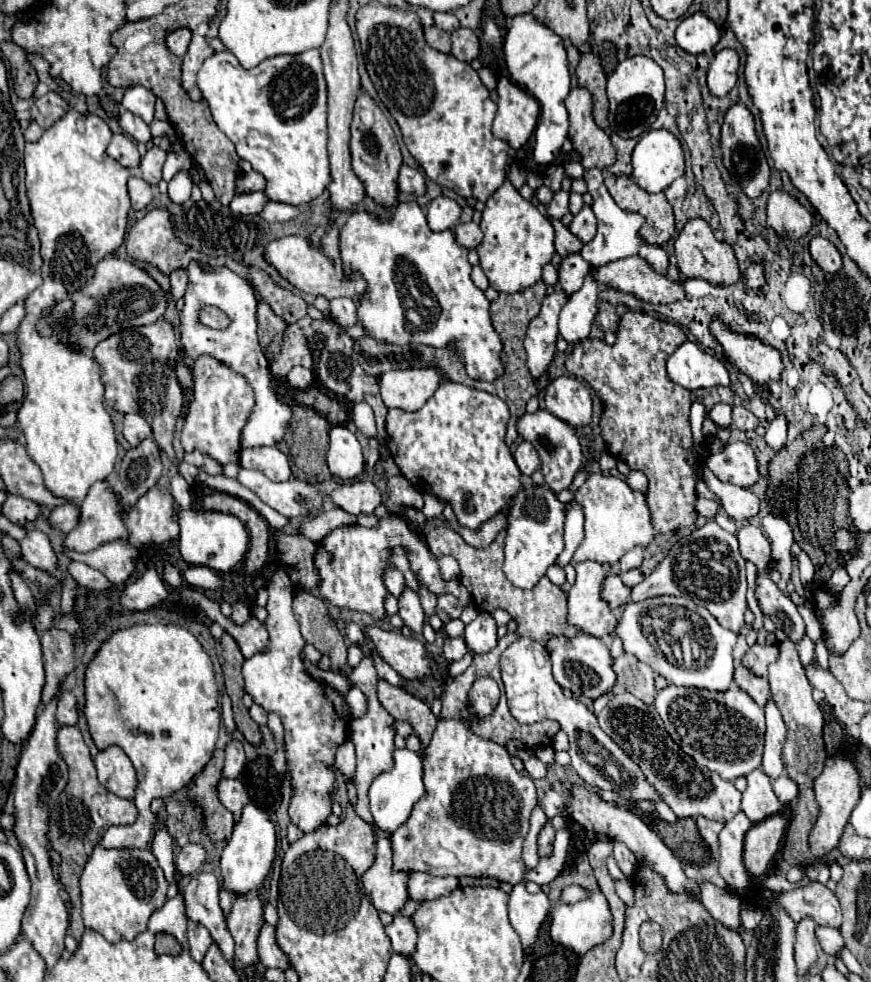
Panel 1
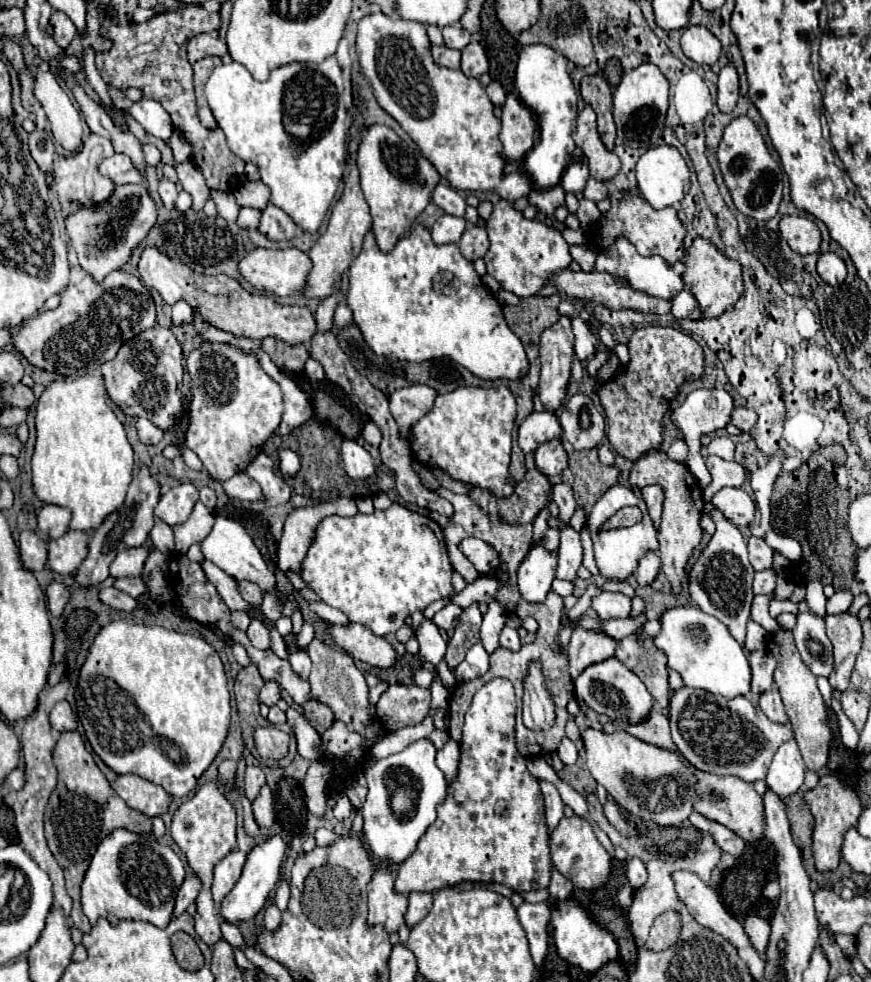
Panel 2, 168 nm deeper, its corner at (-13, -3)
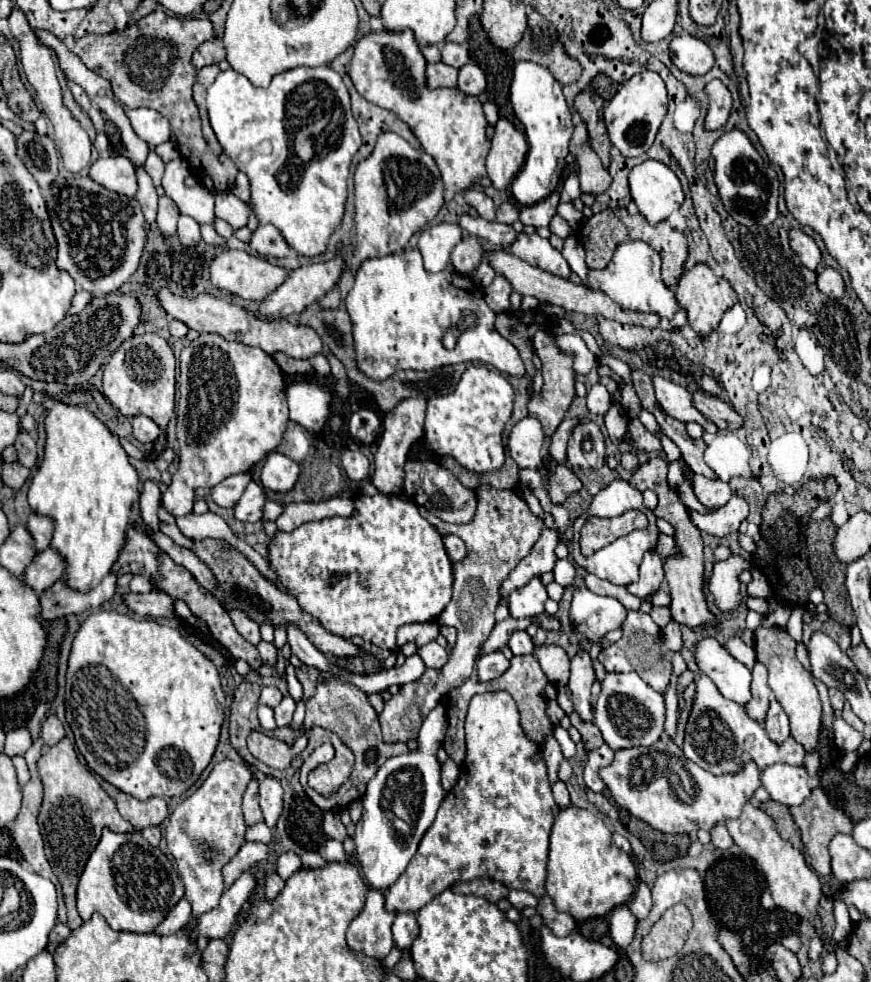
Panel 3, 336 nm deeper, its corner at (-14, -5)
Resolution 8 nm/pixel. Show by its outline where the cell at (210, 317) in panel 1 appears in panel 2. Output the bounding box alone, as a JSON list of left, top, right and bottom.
[138,247,316,345]

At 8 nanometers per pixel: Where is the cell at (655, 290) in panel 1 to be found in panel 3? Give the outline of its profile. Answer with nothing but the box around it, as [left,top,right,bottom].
[487,249,661,327]

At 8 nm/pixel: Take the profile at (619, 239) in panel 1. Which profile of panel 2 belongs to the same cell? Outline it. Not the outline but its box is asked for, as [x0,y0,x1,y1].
[596,239,684,299]

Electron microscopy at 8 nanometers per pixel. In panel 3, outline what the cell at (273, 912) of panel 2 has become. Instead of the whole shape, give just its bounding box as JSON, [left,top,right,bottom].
[265,873,285,901]

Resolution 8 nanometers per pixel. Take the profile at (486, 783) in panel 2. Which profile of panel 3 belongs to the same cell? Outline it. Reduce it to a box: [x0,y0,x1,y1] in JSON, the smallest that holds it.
[385,691,559,911]

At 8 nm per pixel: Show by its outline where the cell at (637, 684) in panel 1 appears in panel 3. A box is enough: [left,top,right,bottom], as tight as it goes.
[599,611,673,693]

